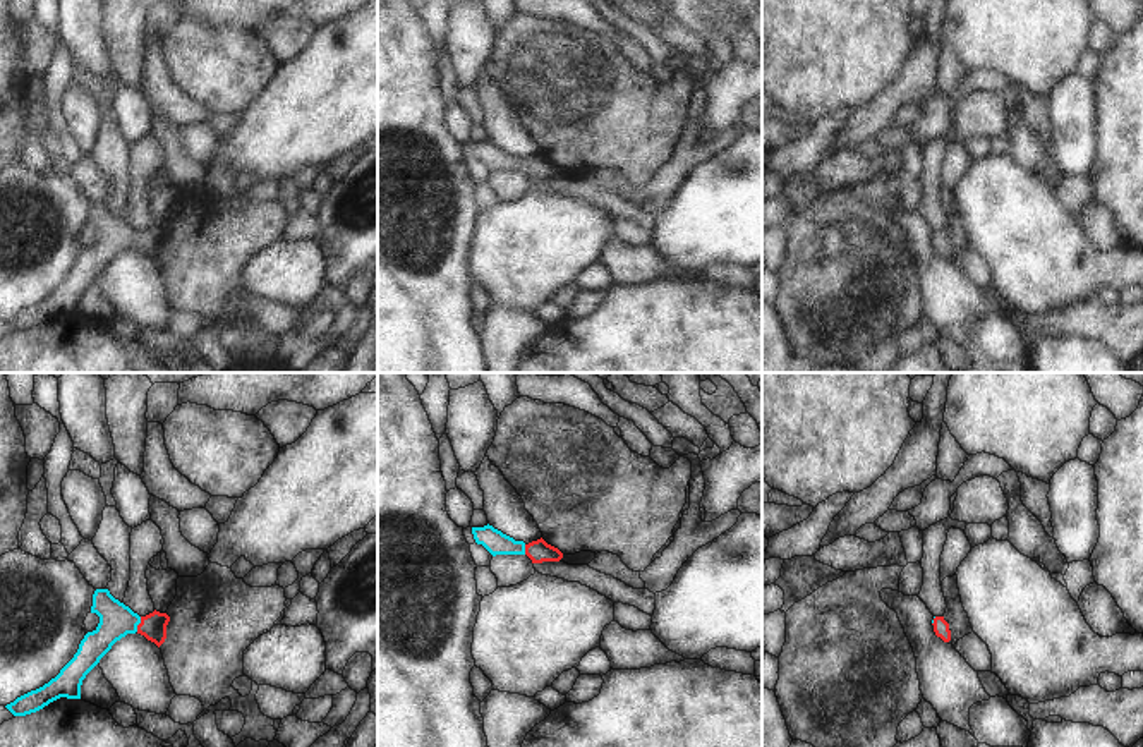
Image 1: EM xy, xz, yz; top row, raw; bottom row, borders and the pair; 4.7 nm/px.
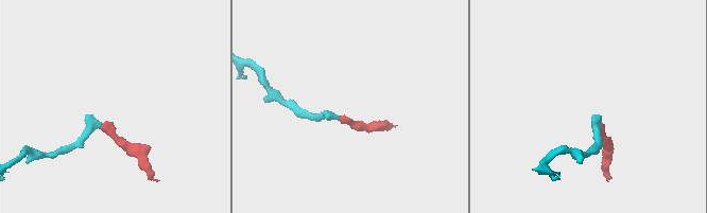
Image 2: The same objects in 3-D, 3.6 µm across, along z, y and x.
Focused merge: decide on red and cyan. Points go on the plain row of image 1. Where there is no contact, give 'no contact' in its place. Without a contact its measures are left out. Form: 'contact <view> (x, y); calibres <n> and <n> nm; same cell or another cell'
contact xy (139, 239); calibres 120 and 160 nm; same cell

